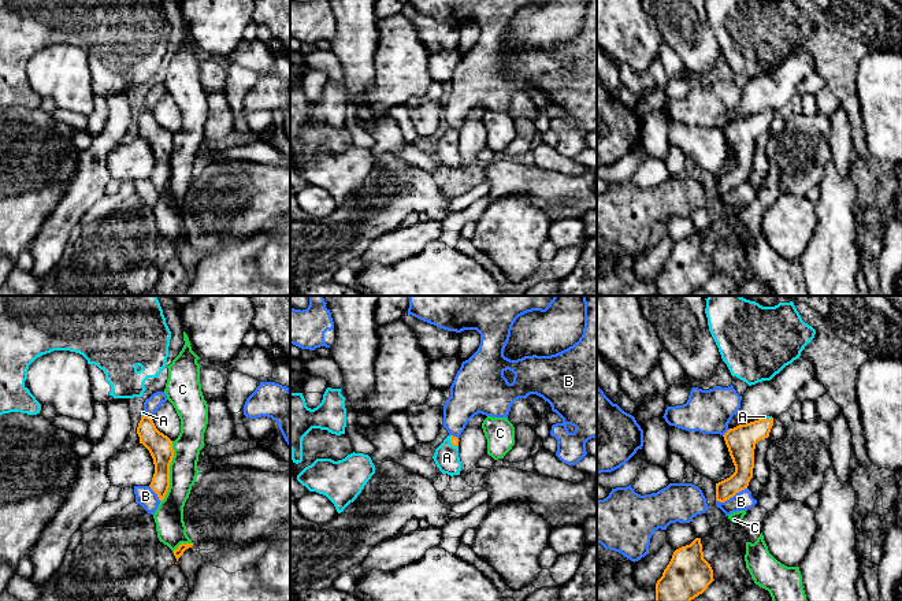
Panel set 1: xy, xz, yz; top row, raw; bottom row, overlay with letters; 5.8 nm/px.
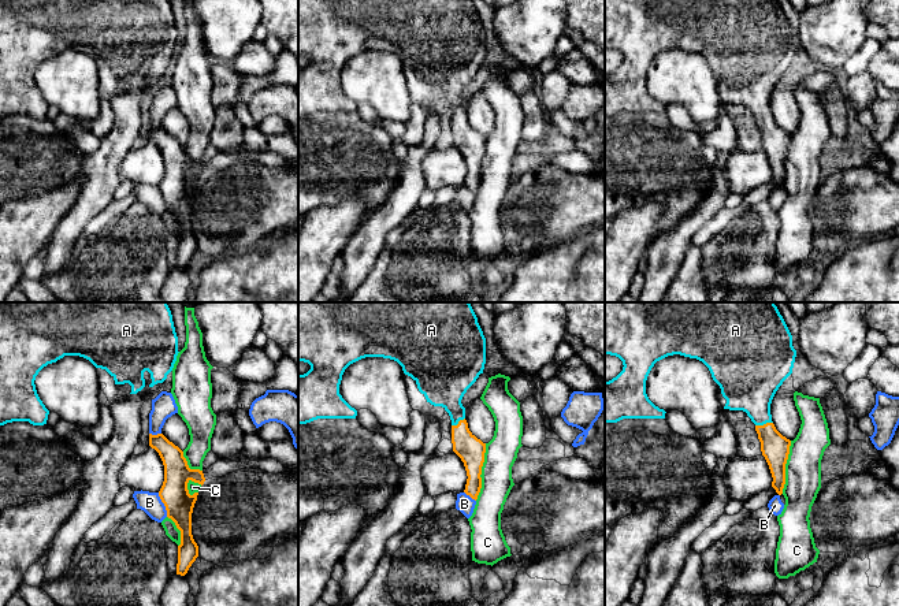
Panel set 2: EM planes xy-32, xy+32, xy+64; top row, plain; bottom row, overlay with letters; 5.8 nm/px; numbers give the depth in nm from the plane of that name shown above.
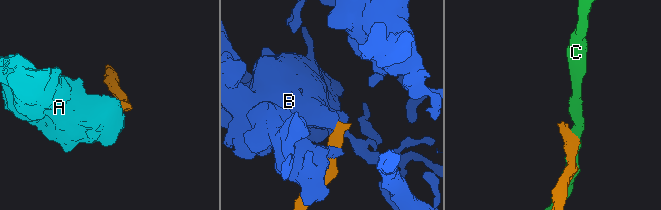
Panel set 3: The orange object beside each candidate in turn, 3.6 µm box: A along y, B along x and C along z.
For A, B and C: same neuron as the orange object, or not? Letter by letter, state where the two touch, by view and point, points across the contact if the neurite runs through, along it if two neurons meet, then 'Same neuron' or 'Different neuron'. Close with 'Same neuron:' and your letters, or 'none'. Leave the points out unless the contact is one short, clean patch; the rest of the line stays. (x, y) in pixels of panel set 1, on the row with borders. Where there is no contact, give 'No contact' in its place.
A: Touches orange at xz (450, 442). Path across: xz (453, 440), (450, 442), (446, 457). Same neuron
B: Touches orange at yz (731, 496). Different neuron
C: Touches orange at xy (169, 471). Different neuron
Same neuron: A

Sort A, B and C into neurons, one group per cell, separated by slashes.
A / B / C

